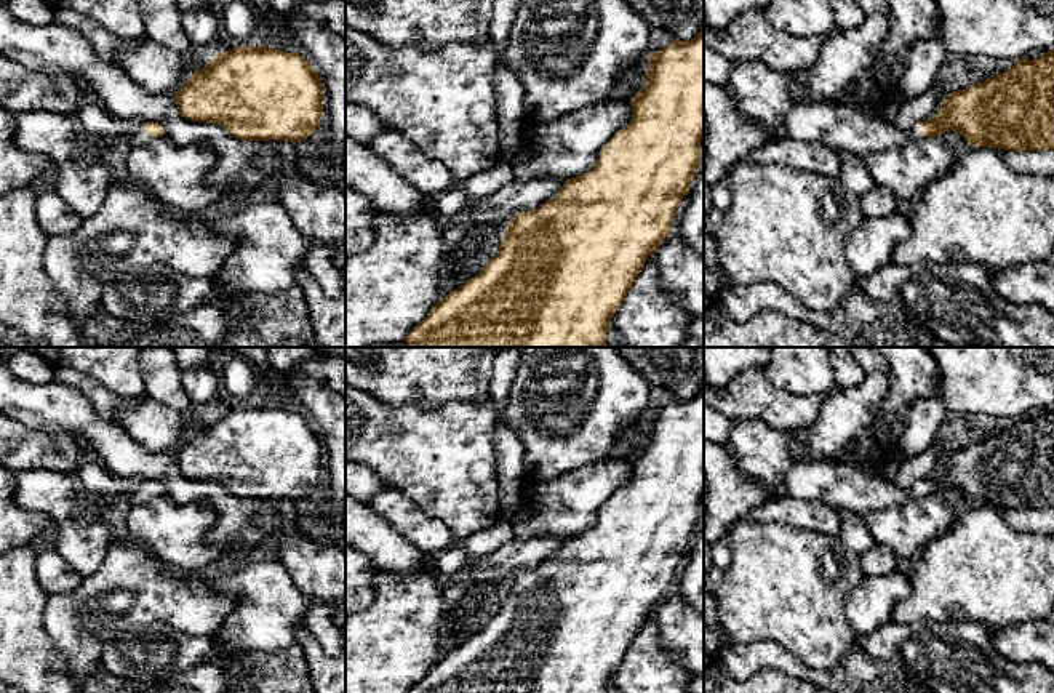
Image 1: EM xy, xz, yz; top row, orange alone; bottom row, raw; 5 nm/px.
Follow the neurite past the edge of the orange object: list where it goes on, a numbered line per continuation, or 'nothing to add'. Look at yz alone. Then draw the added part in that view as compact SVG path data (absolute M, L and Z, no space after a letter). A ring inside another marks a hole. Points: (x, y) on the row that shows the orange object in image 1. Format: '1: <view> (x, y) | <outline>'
1: yz (840, 127) | M704 82L704 117L709 123L709 142L704 149L704 184L720 182L750 150L766 146L777 139L800 139L806 142L820 142L836 154L841 150L856 155L868 152L899 149L908 141L923 139L916 125L912 131L900 131L892 122L886 122L870 110L870 107L846 106L843 102L798 102L785 115L784 126L779 131L768 130L761 123L744 117L723 86Z

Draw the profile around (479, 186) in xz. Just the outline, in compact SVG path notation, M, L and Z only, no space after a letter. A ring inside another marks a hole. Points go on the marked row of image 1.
M501 162L496 168L473 174L456 186L461 187L470 198L481 200L497 192L513 179L512 163Z

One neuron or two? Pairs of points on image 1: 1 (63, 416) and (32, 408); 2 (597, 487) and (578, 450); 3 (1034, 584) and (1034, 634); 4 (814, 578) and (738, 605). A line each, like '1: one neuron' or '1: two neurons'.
1: one neuron
2: two neurons
3: two neurons
4: one neuron

